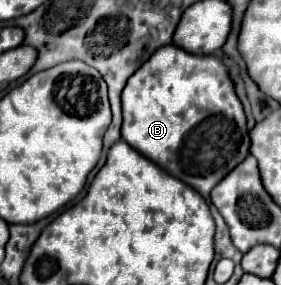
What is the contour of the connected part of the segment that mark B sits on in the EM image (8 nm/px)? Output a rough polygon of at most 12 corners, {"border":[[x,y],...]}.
{"border":[[173,44],[127,80],[121,138],[209,198],[249,154],[227,68]]}

